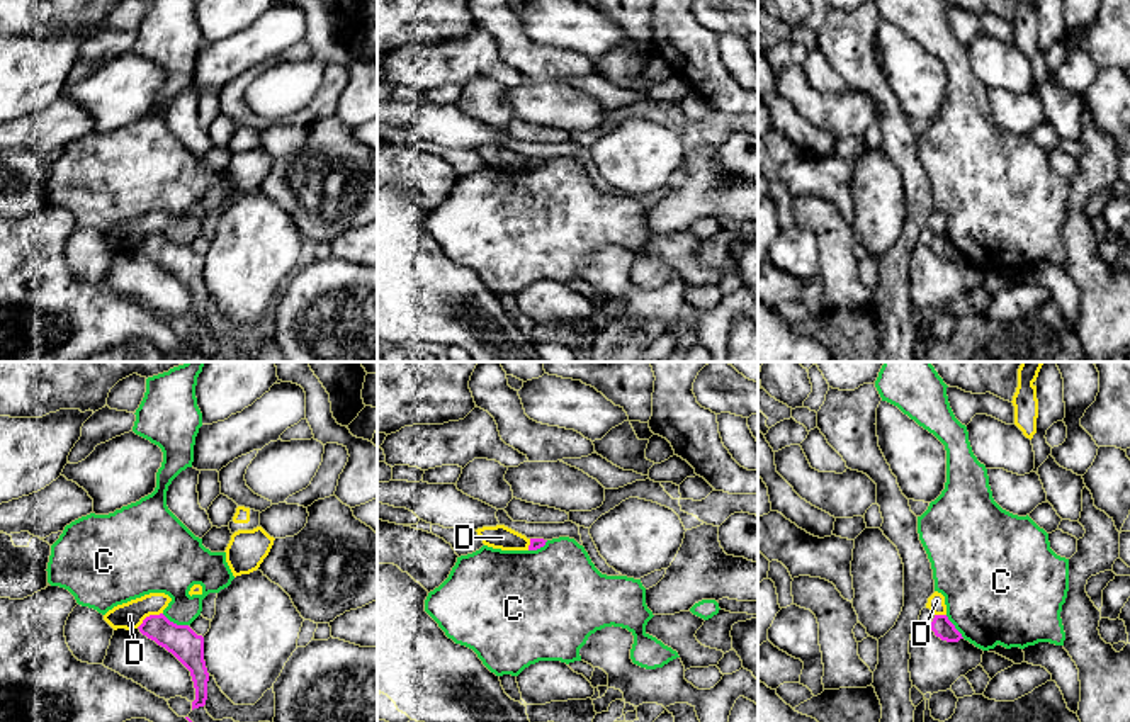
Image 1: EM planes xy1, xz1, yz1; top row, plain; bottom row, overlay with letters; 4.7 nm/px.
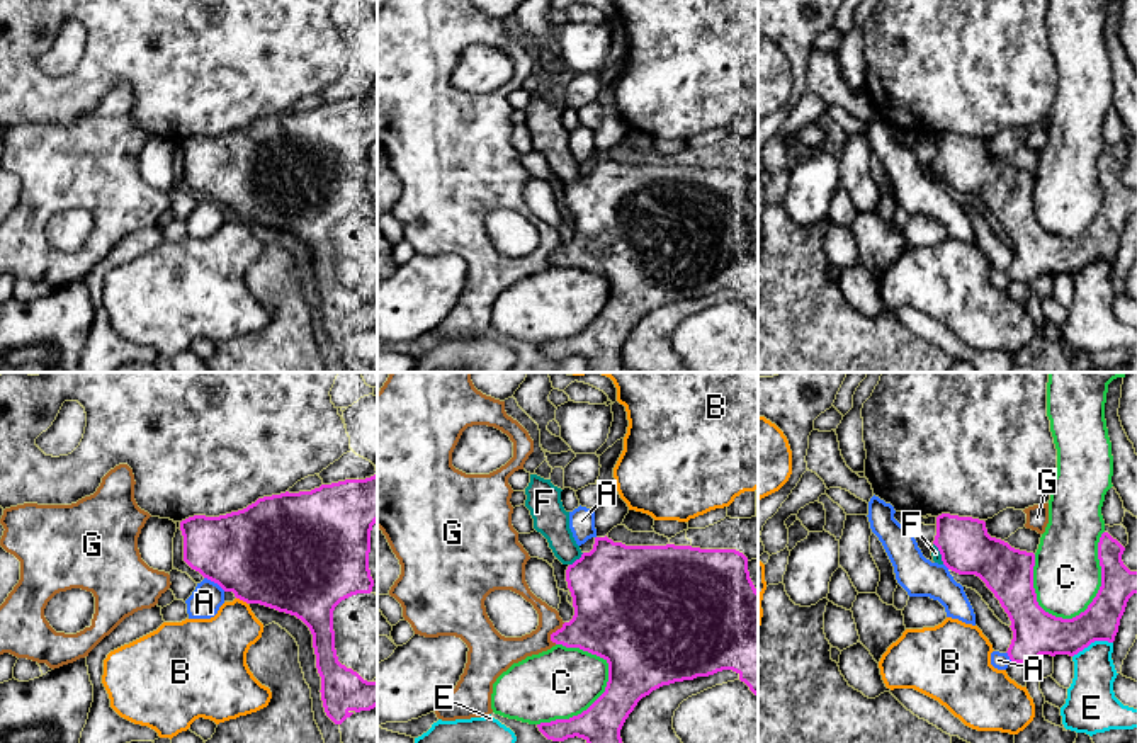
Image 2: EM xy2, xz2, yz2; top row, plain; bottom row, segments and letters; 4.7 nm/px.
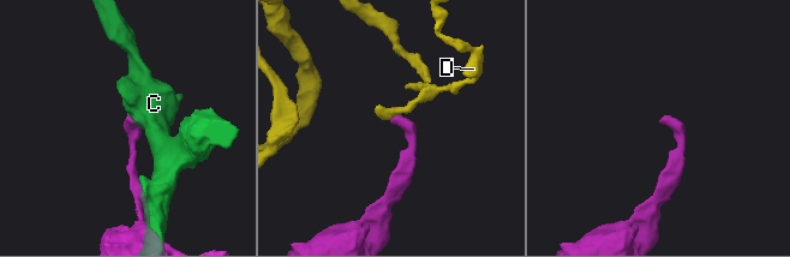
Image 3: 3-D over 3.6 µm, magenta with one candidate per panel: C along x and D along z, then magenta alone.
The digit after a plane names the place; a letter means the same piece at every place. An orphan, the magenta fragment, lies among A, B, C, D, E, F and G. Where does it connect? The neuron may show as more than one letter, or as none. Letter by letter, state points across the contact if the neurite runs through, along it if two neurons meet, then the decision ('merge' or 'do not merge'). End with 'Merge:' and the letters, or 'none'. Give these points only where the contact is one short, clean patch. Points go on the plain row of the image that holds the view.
A: do not merge
B: along xy2 (237, 216), (247, 223) | do not merge
C: do not merge
D: along xy1 (162, 231), (150, 233), (136, 247) | do not merge
E: do not merge
F: across xz2 (617, 209), (576, 179), (565, 167), (549, 136) | merge
G: along xz2 (565, 242), (551, 254), (553, 262) | do not merge
Merge: F

